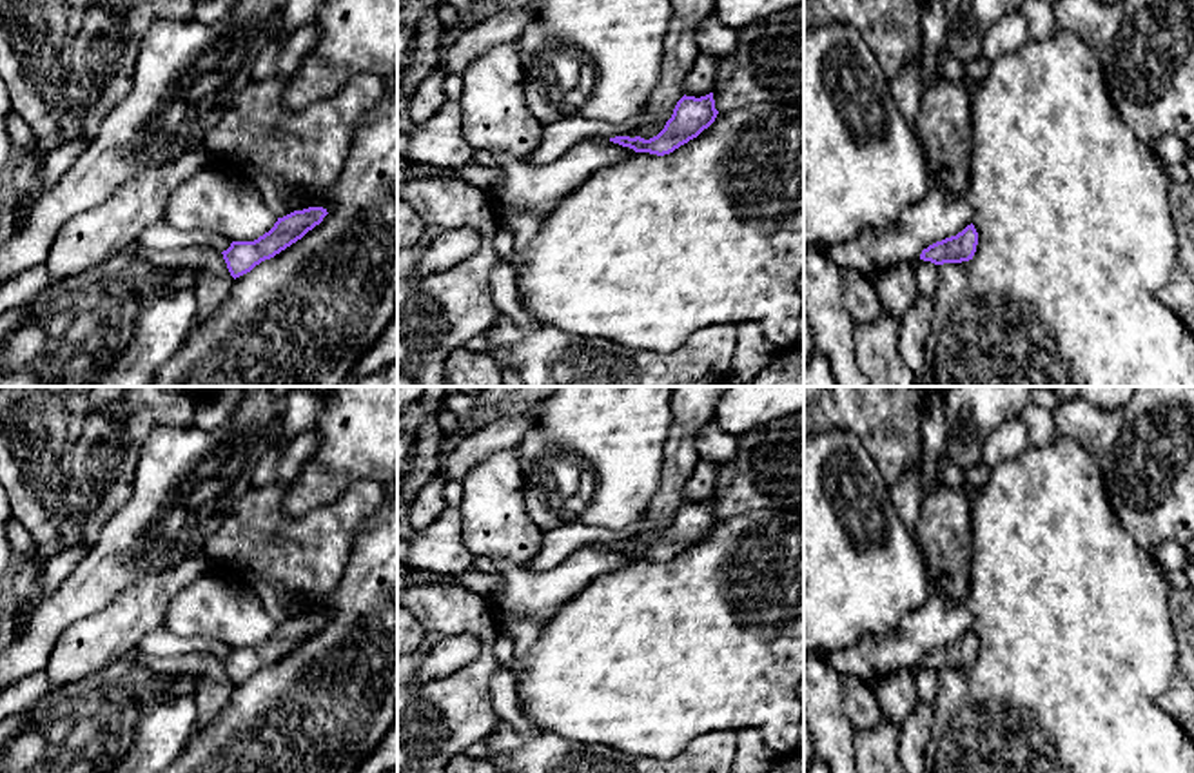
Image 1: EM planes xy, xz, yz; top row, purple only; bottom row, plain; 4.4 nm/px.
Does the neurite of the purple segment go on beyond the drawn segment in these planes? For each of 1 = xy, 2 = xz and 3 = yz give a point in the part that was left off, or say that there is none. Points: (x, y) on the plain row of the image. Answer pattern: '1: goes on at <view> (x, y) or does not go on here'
1: does not go on here
2: does not go on here
3: does not go on here

